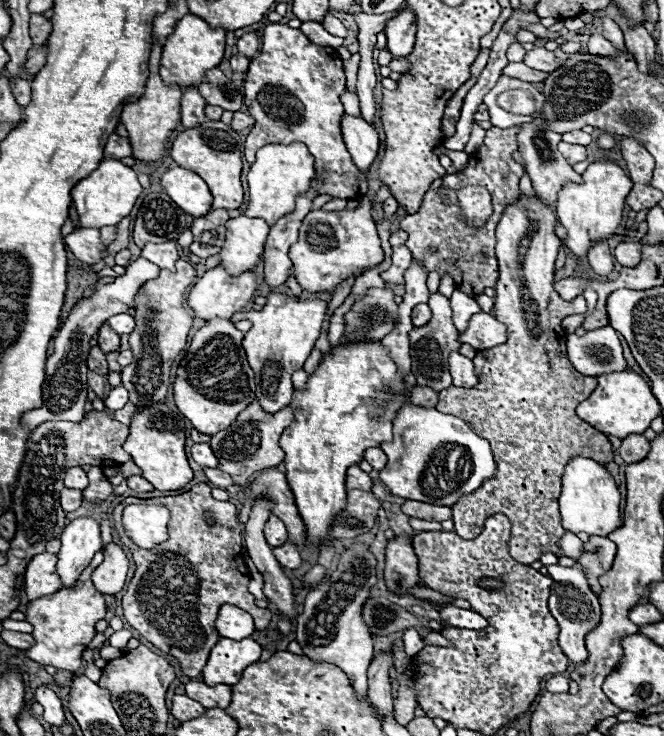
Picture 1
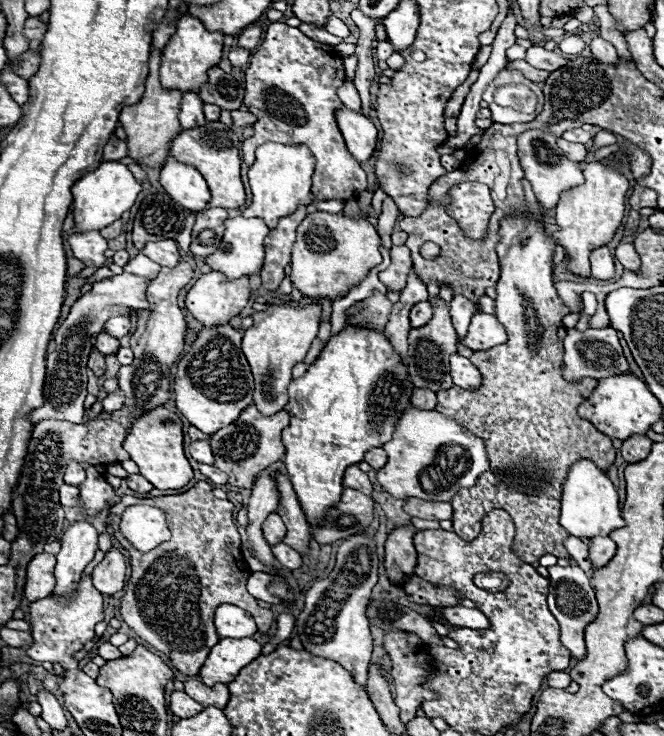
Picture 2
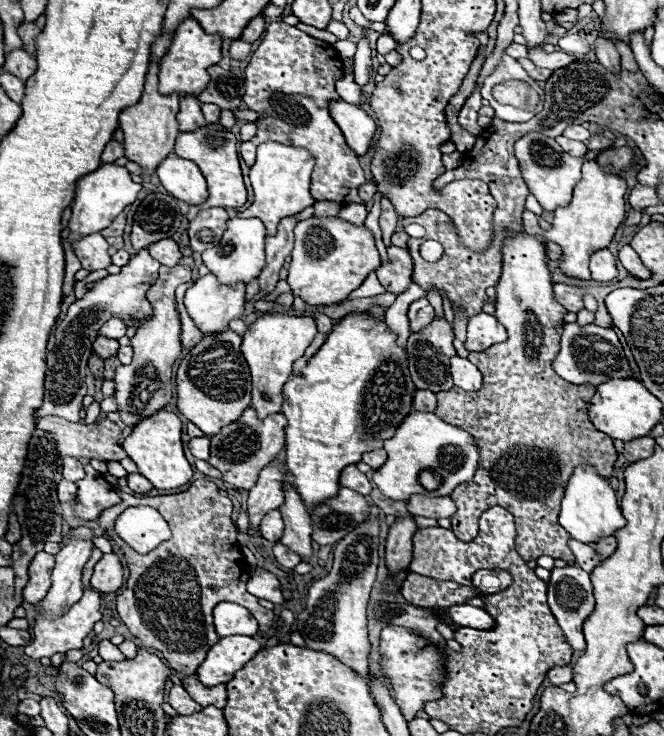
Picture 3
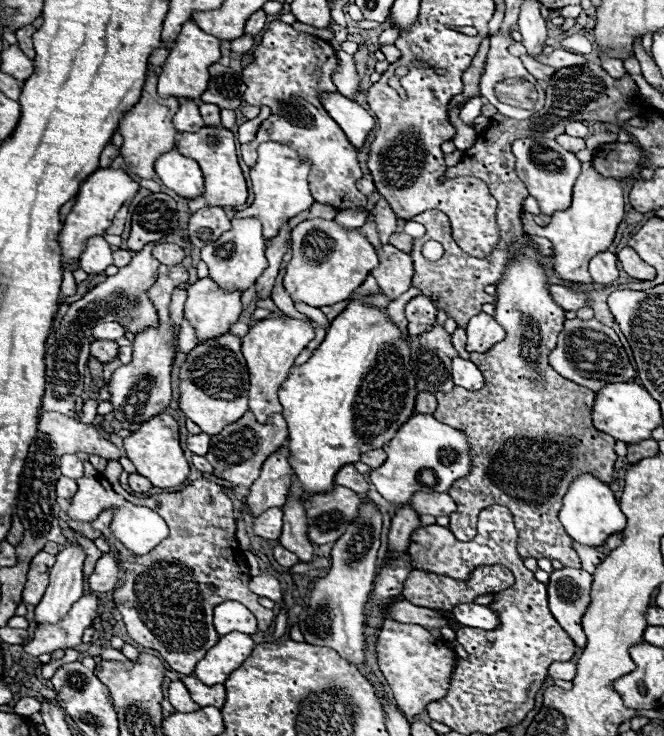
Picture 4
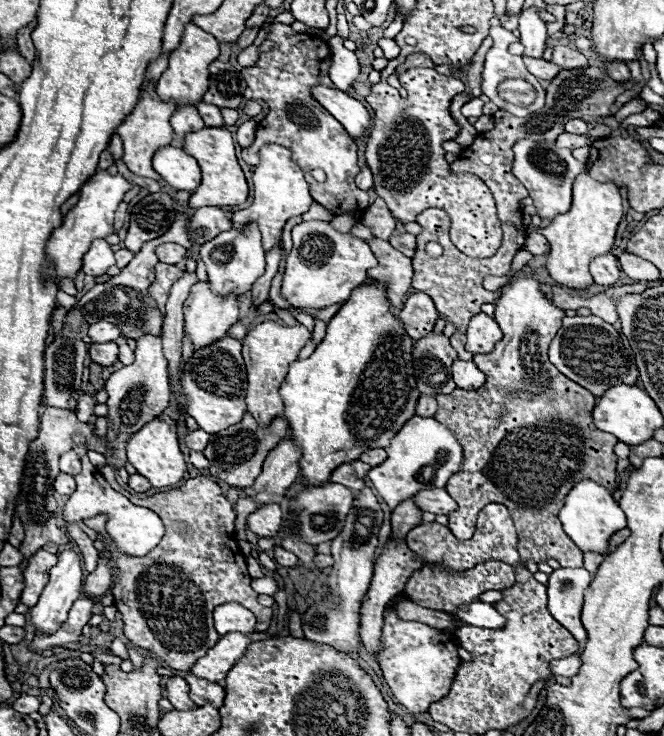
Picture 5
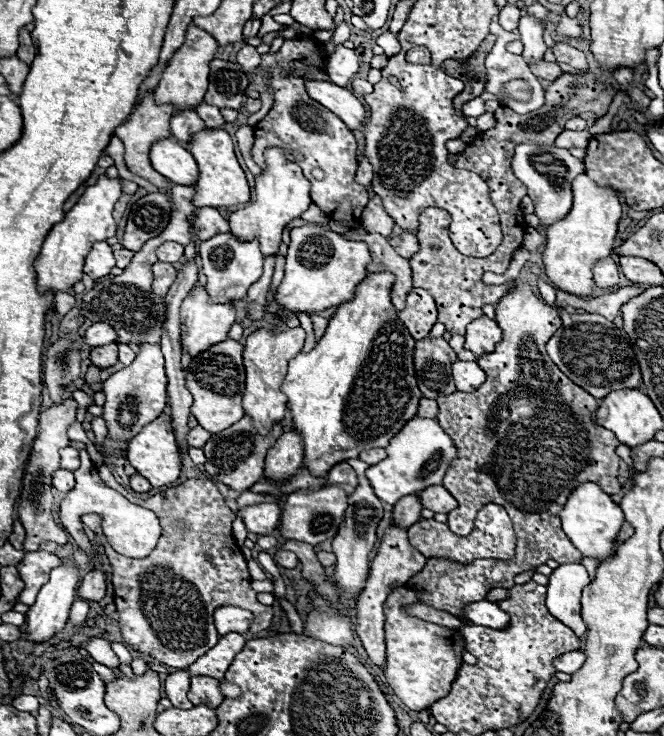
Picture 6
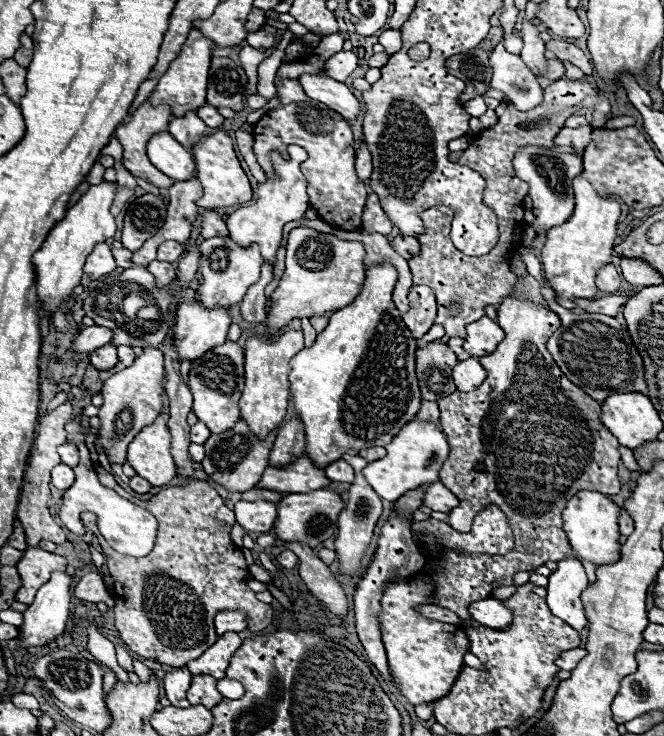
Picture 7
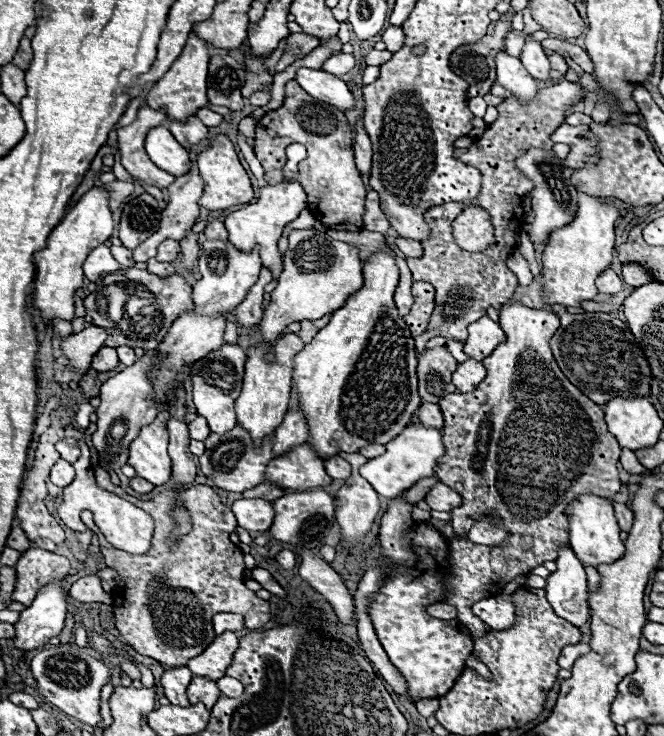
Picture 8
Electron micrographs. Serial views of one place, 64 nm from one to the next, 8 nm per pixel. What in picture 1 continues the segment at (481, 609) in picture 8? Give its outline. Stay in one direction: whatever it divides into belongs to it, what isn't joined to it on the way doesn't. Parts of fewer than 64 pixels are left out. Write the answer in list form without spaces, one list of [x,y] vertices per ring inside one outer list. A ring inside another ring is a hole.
[[[444,606],[440,610],[440,618],[446,622],[446,626],[454,626],[454,628],[484,630],[488,626],[488,620],[484,616],[480,616],[478,612],[456,608],[456,606]]]

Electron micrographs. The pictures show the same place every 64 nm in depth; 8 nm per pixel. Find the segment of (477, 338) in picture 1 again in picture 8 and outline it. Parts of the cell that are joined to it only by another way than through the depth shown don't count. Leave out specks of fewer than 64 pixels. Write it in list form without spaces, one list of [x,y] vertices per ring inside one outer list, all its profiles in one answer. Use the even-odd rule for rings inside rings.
[[[488,316],[470,324],[468,332],[470,332],[470,336],[464,342],[464,352],[474,360],[484,360],[498,344],[502,344],[506,340],[500,324],[490,320]]]

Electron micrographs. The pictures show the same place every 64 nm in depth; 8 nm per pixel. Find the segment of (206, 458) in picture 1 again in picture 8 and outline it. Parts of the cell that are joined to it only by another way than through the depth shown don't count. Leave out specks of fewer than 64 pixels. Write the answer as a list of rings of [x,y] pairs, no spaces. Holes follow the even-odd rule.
[[[196,416],[190,424],[188,424],[188,428],[190,428],[190,438],[194,438],[194,440],[206,440],[208,438],[208,434],[210,434],[210,430],[208,430],[208,424],[206,424],[206,420],[202,418],[202,416]]]

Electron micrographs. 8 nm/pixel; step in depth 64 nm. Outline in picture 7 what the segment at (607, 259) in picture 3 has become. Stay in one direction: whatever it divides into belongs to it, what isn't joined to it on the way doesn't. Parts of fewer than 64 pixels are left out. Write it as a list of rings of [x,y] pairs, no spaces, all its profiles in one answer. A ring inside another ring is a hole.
[[[606,264],[596,272],[596,286],[602,292],[618,292],[620,288],[620,274],[612,264]]]

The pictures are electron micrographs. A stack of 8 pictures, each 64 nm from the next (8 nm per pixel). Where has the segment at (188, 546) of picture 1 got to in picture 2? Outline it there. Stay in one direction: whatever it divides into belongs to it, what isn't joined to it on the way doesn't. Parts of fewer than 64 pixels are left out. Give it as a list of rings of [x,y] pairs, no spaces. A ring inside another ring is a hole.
[[[196,482],[185,493],[158,496],[158,498],[134,498],[122,496],[116,506],[110,508],[106,524],[114,530],[112,536],[128,550],[132,576],[126,584],[126,594],[120,598],[120,614],[124,622],[150,646],[164,652],[176,670],[186,676],[196,676],[208,658],[210,648],[220,640],[214,628],[216,606],[228,602],[248,610],[260,632],[266,632],[272,622],[272,610],[256,606],[256,598],[246,592],[246,580],[242,570],[240,534],[232,520],[234,504],[220,500],[212,494],[210,482]],[[132,505],[156,506],[166,512],[172,538],[158,548],[136,556],[136,548],[130,546],[118,532],[122,512]]]

